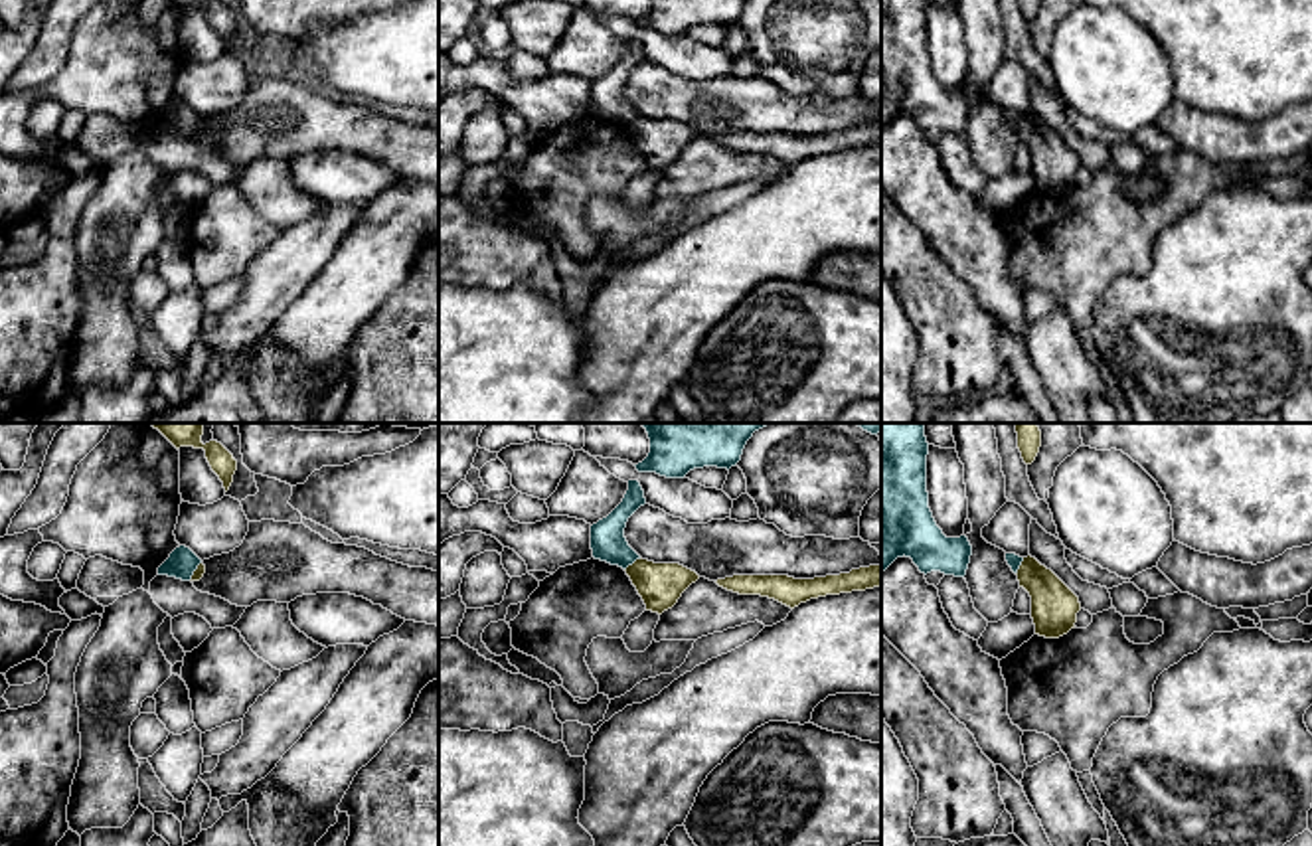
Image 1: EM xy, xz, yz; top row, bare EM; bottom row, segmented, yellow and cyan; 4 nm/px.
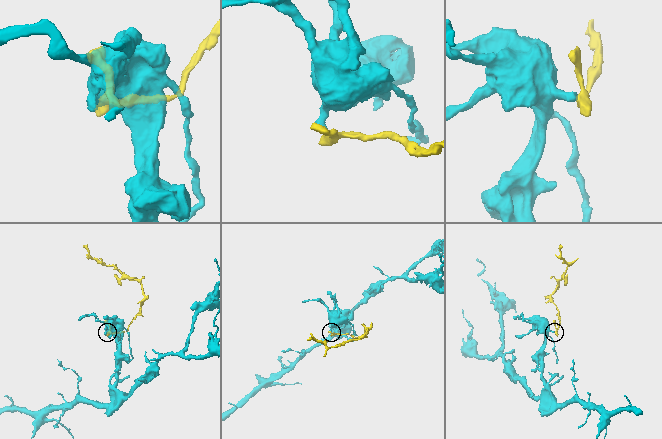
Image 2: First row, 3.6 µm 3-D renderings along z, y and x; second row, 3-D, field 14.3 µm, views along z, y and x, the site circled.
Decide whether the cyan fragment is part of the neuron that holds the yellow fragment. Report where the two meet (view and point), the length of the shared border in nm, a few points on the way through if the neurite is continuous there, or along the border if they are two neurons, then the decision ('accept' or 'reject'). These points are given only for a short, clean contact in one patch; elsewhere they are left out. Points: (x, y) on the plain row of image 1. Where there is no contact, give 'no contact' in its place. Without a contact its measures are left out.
xz (635, 119) | 90 nm | along xz (641, 115), (625, 127) | reject

